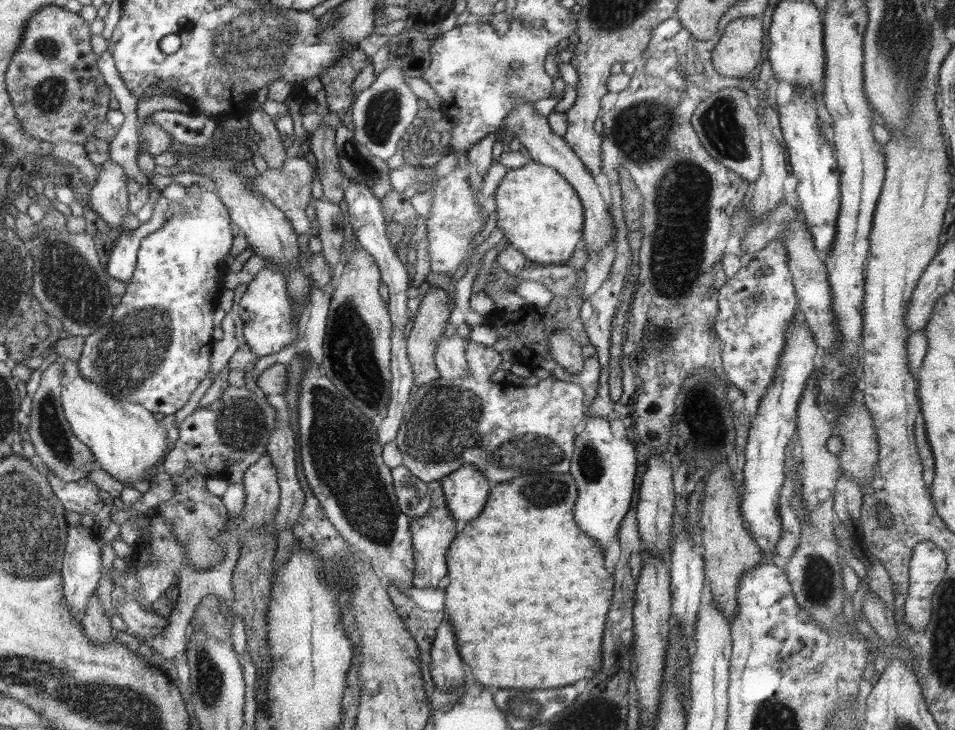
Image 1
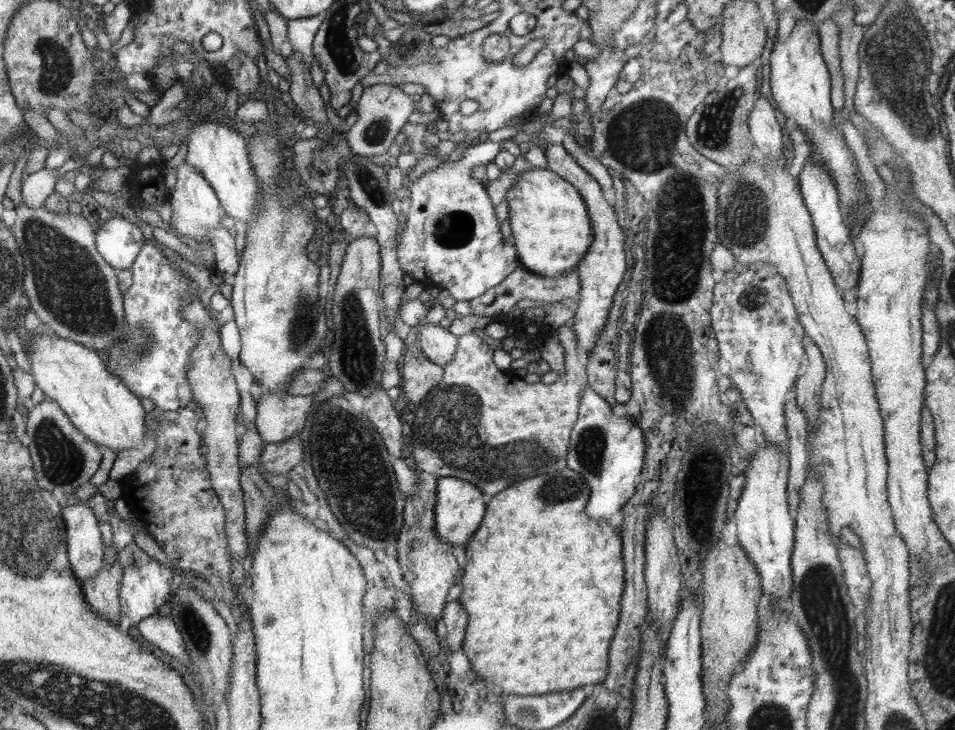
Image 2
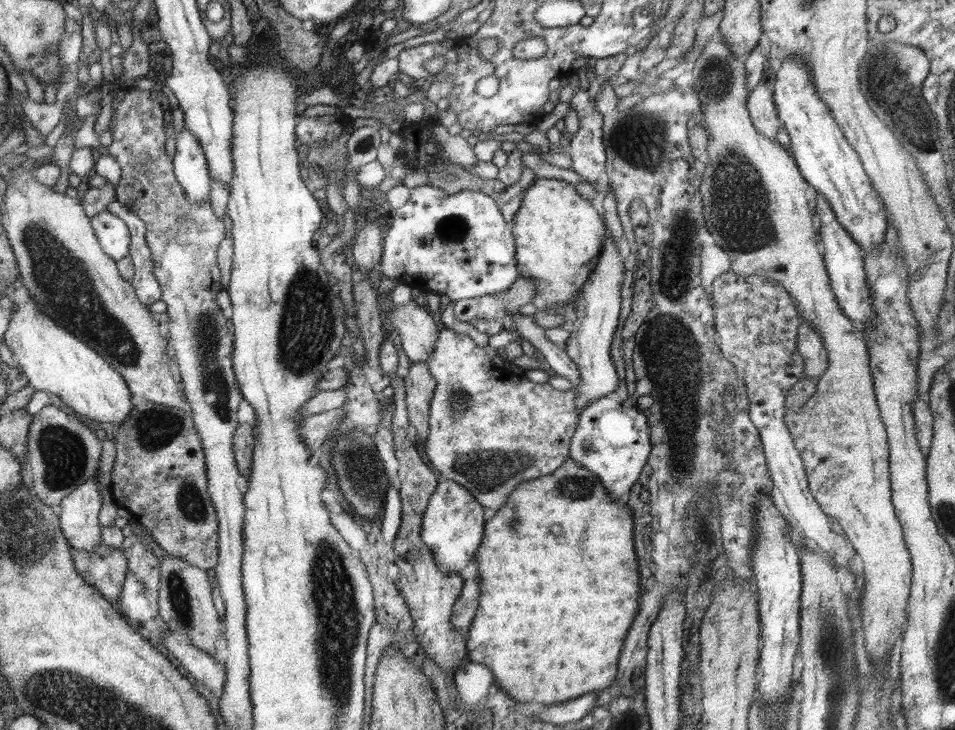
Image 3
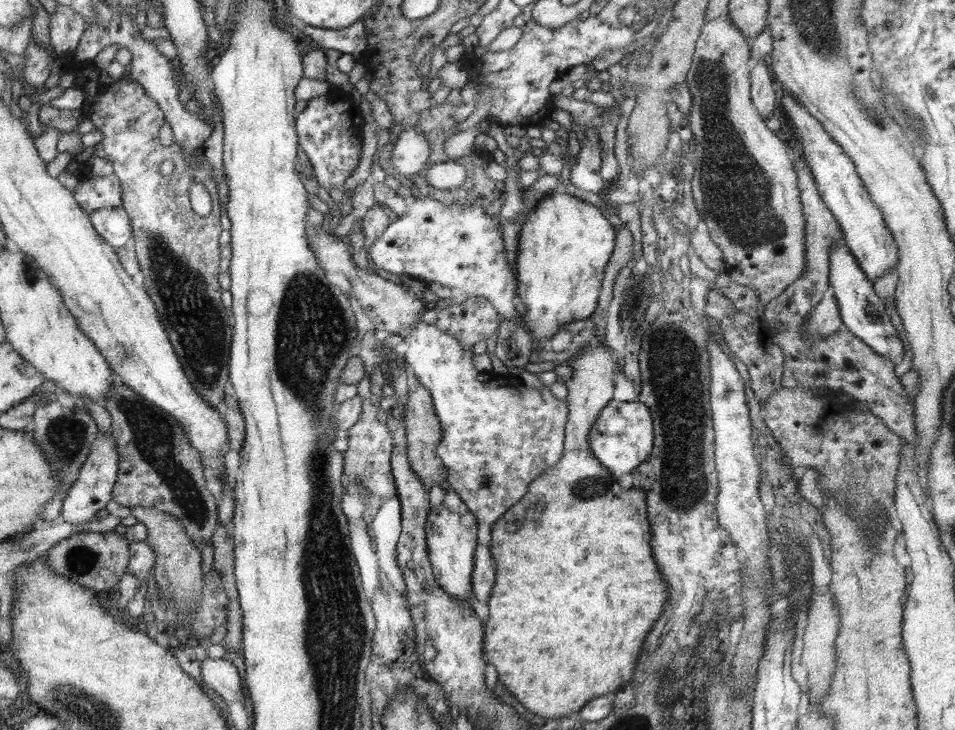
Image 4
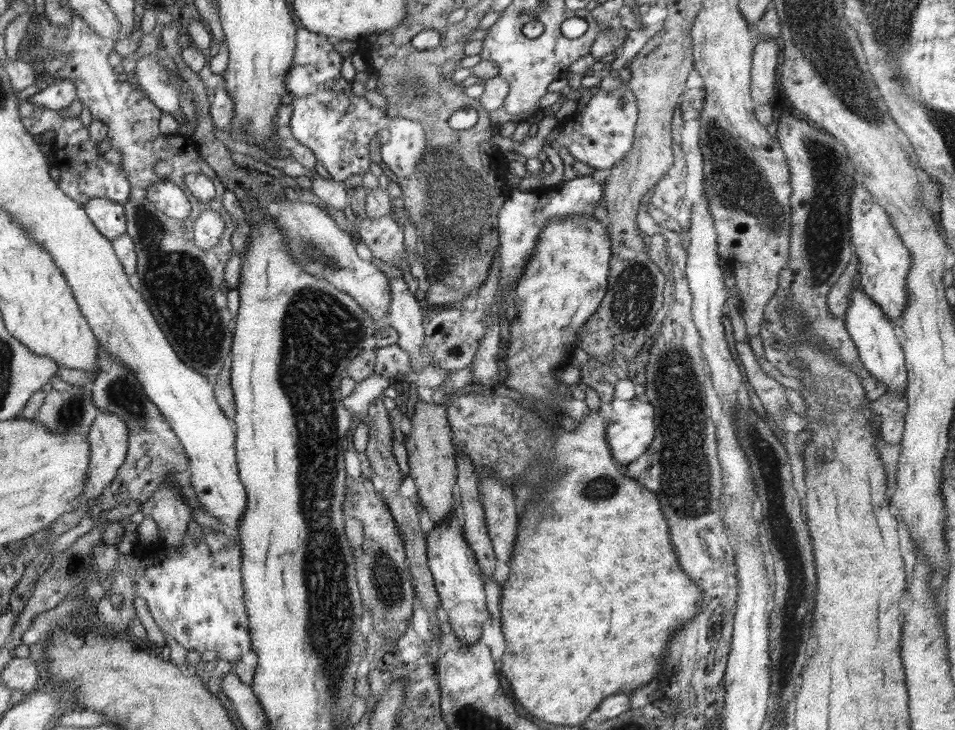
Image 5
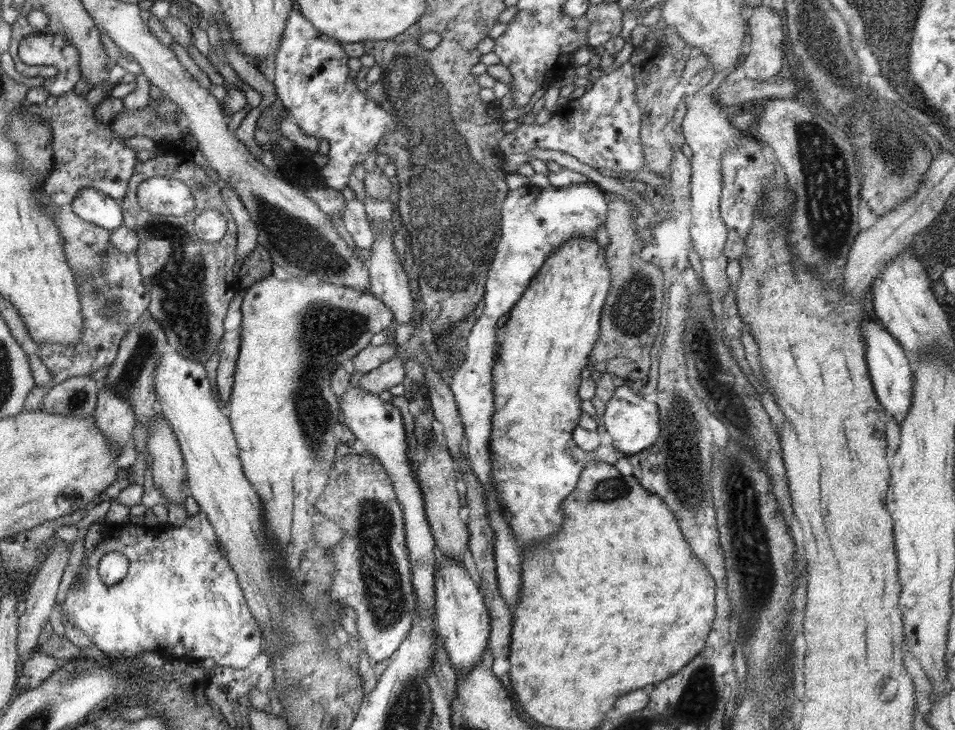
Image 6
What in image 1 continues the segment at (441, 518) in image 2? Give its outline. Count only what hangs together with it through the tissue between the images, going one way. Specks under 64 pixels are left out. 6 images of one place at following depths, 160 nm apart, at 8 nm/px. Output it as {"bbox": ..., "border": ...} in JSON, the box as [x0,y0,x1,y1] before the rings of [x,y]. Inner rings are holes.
{"bbox":[439,464,492,526],"border":[[[473,464],[457,468],[439,480],[446,504],[459,526],[474,520],[484,510],[492,482]]]}

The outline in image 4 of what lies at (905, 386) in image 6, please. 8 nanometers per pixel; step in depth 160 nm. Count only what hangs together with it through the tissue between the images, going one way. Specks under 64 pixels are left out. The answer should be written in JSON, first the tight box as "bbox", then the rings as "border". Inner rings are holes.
{"bbox":[829,240,905,364],"border":[[[844,240],[836,243],[831,248],[829,277],[841,319],[849,328],[850,333],[856,335],[874,352],[885,356],[894,364],[900,364],[905,352],[904,342],[898,337],[898,330],[892,325],[890,315],[886,313],[885,301],[878,298],[873,282],[868,280],[865,272],[859,267],[857,260]]]}

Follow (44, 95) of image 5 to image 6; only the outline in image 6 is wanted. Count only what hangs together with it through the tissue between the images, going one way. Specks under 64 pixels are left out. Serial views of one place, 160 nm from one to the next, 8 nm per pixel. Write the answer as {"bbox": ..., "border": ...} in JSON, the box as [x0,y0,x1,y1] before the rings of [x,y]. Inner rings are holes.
{"bbox":[16,34,81,100],"border":[[[59,34],[28,35],[20,41],[16,55],[20,61],[35,68],[57,69],[57,74],[43,83],[51,100],[55,100],[73,91],[76,82],[81,79],[76,47],[68,44],[66,37]]]}

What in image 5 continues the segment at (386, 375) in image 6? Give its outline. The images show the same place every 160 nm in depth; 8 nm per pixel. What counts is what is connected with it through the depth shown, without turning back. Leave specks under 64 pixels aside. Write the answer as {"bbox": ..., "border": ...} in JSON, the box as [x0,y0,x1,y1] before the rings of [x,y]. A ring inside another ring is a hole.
{"bbox":[343,373,391,418],"border":[[[374,373],[372,376],[367,376],[364,380],[357,382],[354,392],[350,396],[343,397],[343,403],[356,418],[359,416],[359,412],[366,410],[388,386],[391,386],[390,378],[384,378]]]}

